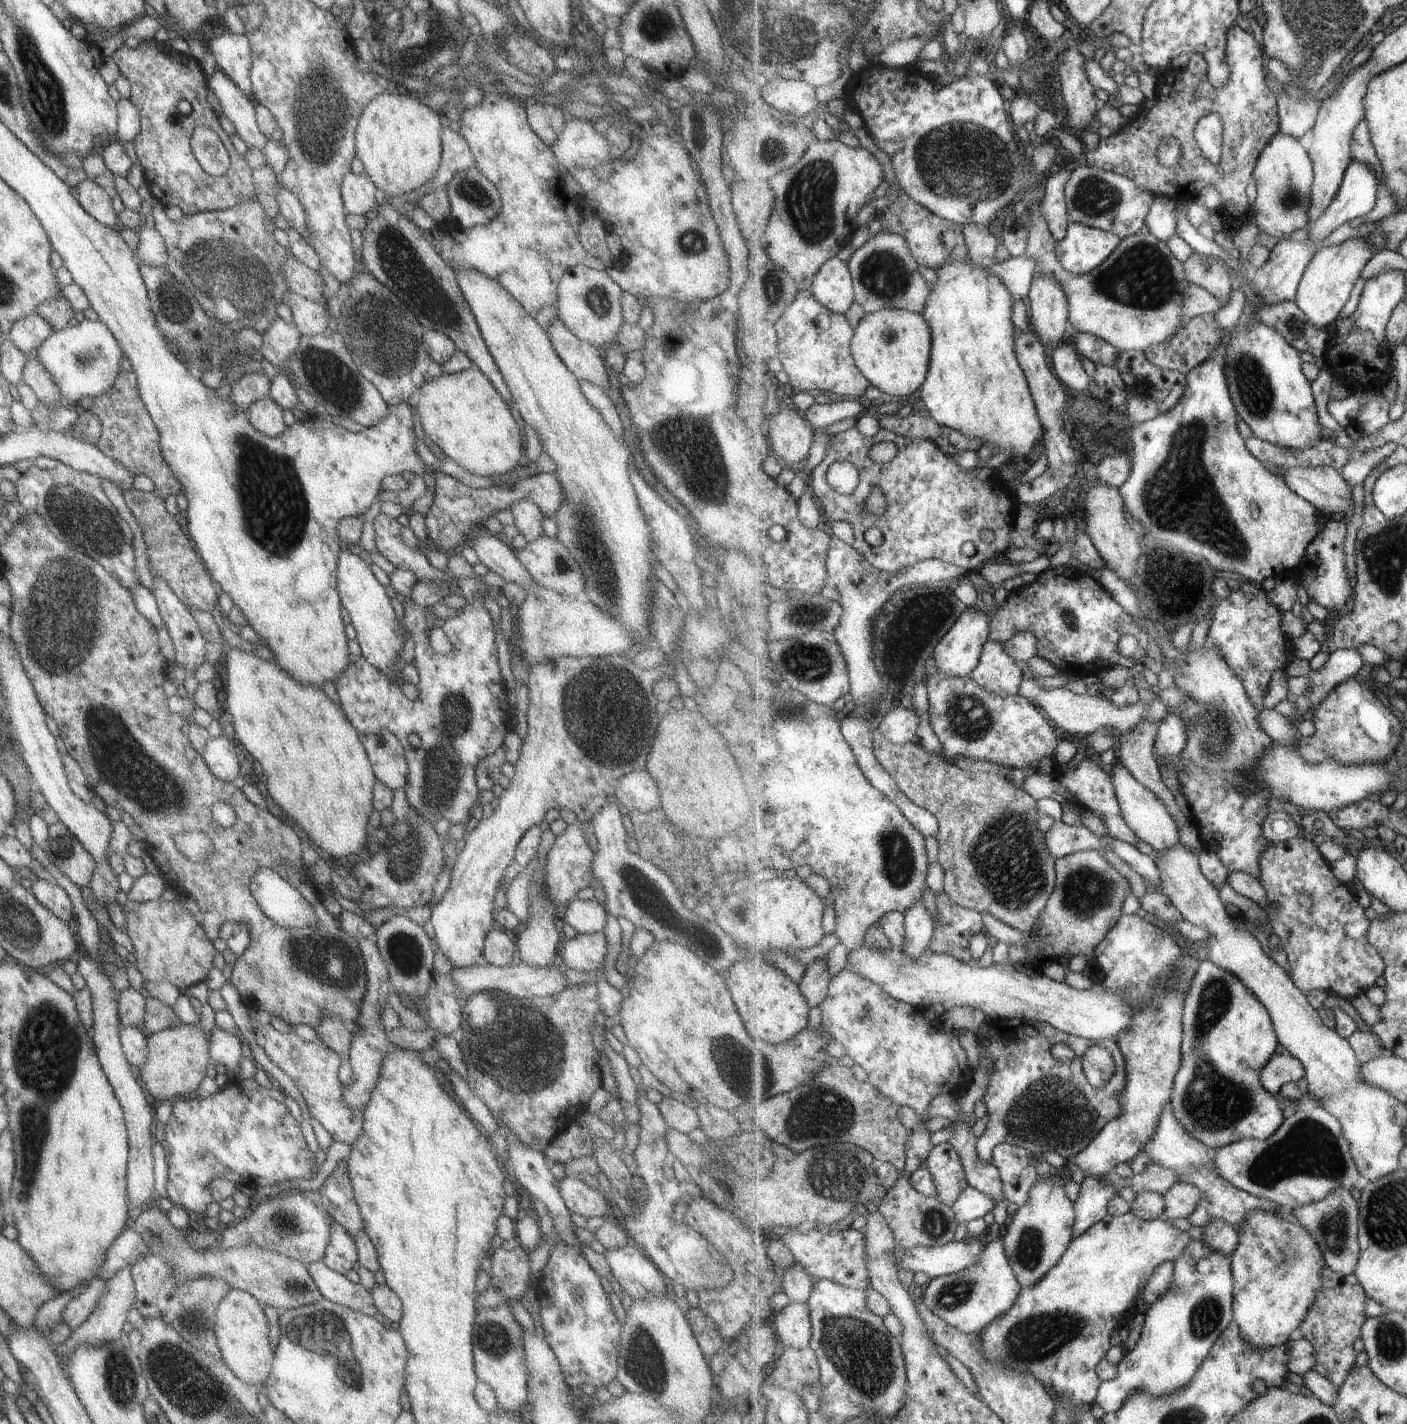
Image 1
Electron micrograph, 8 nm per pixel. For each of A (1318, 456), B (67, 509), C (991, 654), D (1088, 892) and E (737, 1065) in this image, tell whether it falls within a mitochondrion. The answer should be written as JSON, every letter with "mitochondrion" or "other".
{"A":"other","B":"mitochondrion","C":"other","D":"mitochondrion","E":"mitochondrion"}

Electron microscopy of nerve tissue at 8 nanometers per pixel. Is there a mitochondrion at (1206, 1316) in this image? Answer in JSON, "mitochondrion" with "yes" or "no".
{"mitochondrion":"yes"}

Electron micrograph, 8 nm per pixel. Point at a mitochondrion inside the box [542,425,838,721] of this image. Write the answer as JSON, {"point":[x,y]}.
{"point":[588,535]}

